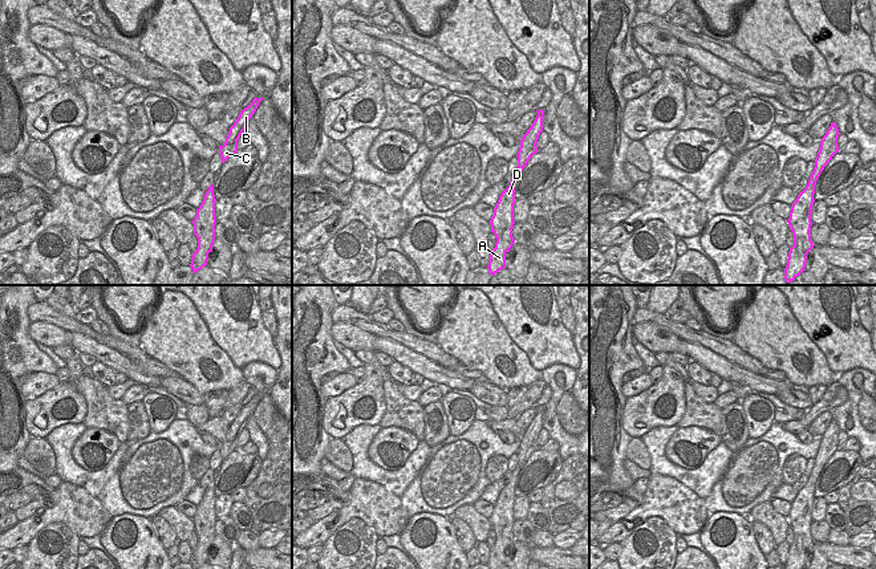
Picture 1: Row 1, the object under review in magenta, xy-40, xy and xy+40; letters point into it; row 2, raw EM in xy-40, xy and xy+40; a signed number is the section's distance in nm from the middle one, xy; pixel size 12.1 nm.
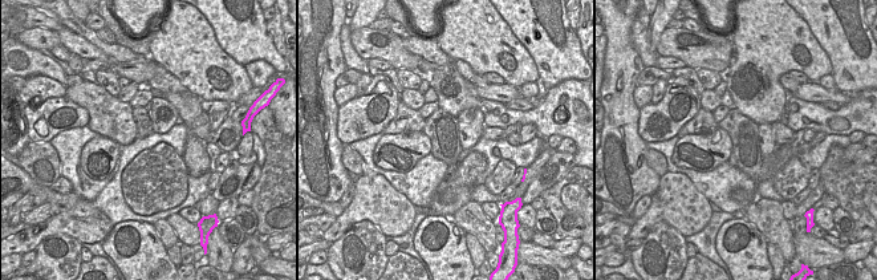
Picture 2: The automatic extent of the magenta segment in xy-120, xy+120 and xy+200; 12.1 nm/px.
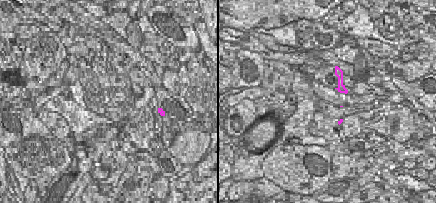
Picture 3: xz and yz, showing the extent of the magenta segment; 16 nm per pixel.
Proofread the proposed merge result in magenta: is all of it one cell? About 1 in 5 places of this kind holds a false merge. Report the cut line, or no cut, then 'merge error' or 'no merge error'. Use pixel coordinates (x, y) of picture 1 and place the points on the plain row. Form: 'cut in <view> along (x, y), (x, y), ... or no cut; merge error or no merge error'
no cut; no merge error

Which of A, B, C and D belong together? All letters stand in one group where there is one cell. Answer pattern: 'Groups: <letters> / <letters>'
Groups: A B C D.

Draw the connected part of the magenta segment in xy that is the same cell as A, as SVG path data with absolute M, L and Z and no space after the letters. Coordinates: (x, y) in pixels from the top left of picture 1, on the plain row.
M536 407L538 412L520 436L518 448L518 464L512 471L510 483L500 491L499 497L494 505L494 512L490 517L491 529L496 535L495 545L490 550L488 569L499 569L506 565L506 550L510 549L515 537L512 535L514 525L514 501L515 501L515 480L518 474L527 463L528 458L538 447L538 436L543 428L544 407Z

